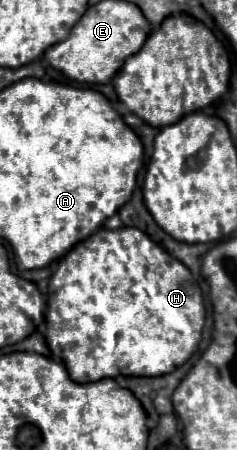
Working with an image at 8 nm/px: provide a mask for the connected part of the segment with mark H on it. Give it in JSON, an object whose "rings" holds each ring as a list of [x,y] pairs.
{"rings":[[[99,228],[97,232],[93,232],[87,240],[79,242],[59,264],[57,272],[51,276],[49,282],[49,291],[47,294],[47,311],[45,314],[47,330],[45,332],[45,340],[49,346],[51,355],[59,358],[65,368],[69,370],[71,378],[75,382],[95,382],[101,378],[115,378],[119,376],[161,376],[161,374],[169,374],[173,372],[177,366],[185,364],[191,354],[197,350],[201,340],[201,333],[205,324],[205,306],[203,304],[203,294],[199,284],[195,282],[195,278],[191,276],[189,268],[185,264],[181,264],[177,258],[173,258],[165,248],[161,248],[157,242],[153,242],[145,232],[141,232],[139,228],[117,228],[117,230],[107,230],[107,228]]]}

